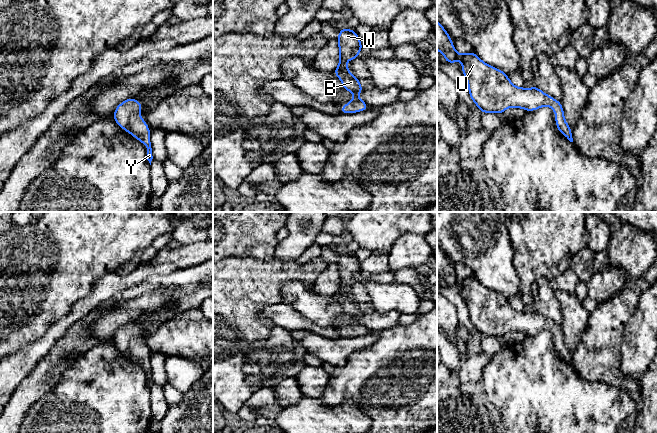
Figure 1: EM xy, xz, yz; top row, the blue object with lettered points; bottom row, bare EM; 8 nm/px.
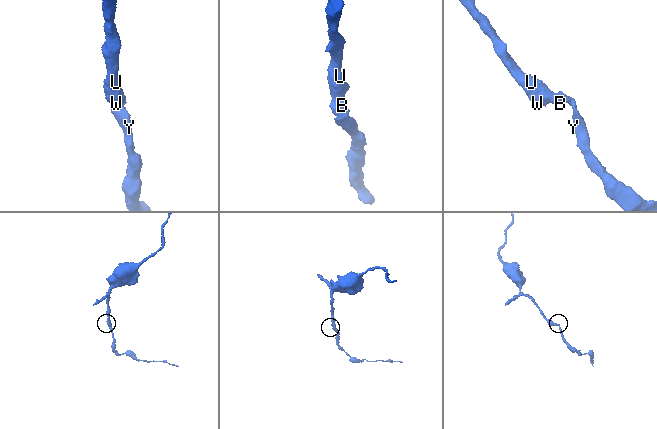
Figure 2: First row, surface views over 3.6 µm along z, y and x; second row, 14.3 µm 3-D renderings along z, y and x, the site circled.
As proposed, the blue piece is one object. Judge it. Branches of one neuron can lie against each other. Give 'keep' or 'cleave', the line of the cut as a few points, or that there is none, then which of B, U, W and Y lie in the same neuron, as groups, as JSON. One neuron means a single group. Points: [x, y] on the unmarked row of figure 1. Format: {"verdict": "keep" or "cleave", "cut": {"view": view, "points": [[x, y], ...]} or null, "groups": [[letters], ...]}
{"verdict": "keep", "cut": null, "groups": [["B", "U", "W", "Y"]]}

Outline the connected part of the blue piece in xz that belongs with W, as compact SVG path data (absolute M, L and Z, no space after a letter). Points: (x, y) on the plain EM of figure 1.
M339 253L339 260L336 263L339 270L339 289L333 295L341 304L345 314L352 316L354 322L345 330L340 330L341 337L349 338L364 335L369 332L368 328L358 322L358 318L364 313L360 305L354 301L346 290L348 284L356 283L363 273L359 260L352 253Z

